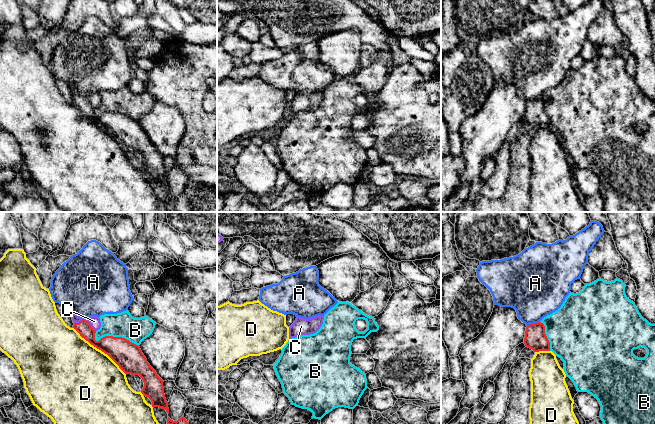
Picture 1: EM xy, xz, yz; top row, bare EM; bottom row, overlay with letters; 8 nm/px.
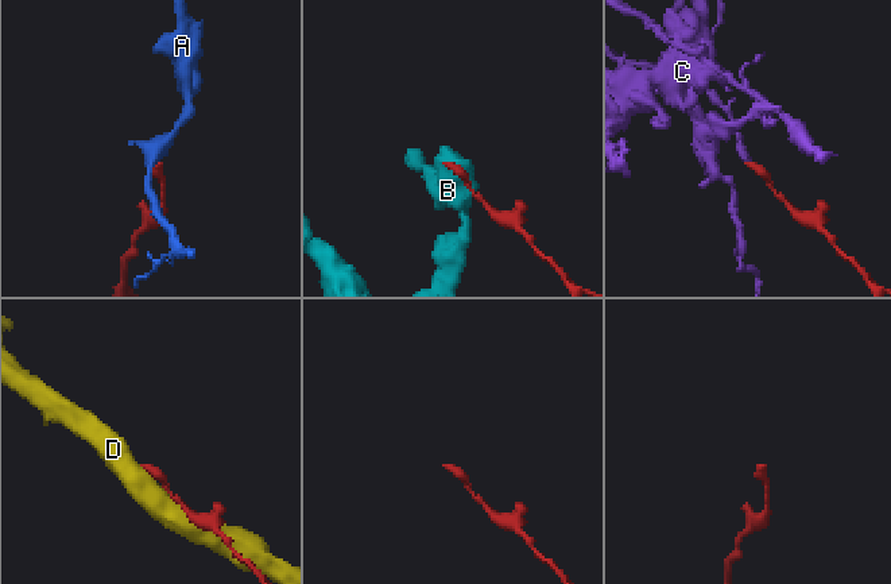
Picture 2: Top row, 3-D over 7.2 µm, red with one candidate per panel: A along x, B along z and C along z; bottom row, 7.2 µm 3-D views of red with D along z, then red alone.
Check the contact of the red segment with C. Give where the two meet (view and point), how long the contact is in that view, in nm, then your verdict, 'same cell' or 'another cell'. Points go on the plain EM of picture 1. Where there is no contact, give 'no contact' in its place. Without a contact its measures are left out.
xy (90, 101) | 140 nm | same cell

